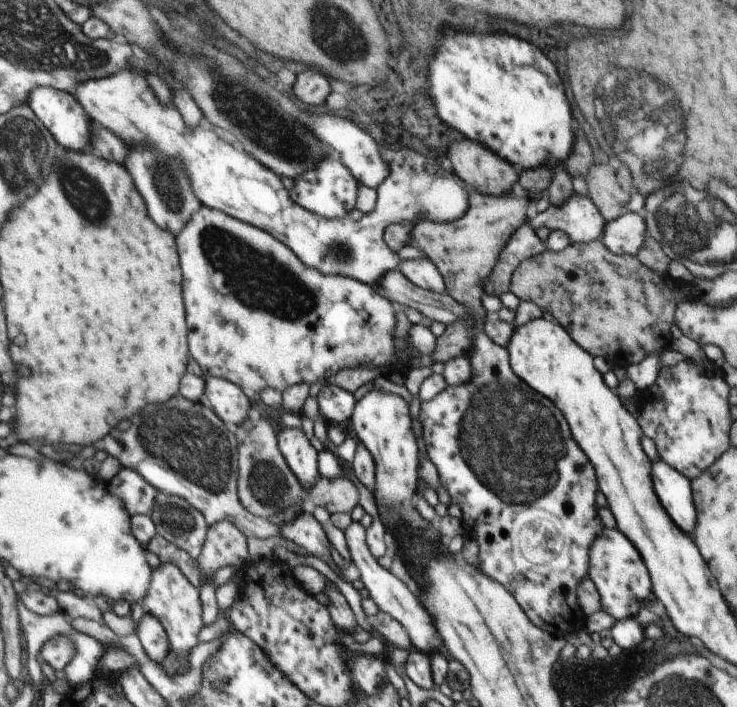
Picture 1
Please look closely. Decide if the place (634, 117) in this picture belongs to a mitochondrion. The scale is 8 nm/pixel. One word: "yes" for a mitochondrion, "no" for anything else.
yes

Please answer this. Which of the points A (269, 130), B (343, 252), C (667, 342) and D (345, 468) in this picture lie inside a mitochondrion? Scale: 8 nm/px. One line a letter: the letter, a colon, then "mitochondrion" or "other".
A: mitochondrion
B: mitochondrion
C: other
D: other

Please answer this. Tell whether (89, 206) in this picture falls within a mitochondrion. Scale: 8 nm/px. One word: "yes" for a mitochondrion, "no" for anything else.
yes

